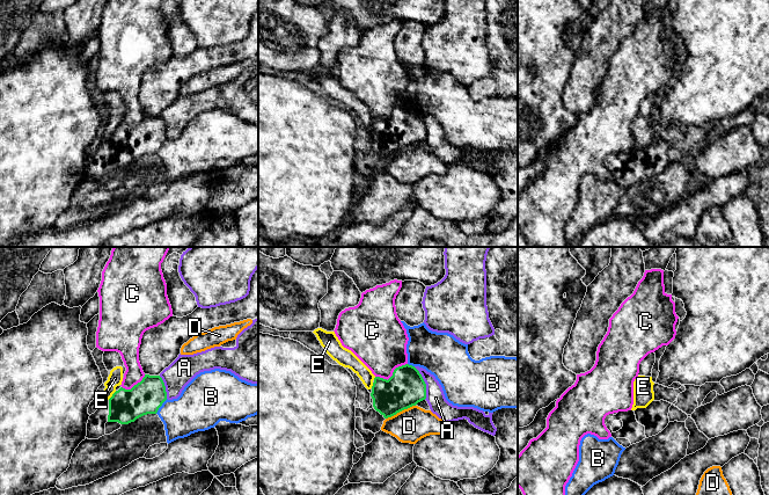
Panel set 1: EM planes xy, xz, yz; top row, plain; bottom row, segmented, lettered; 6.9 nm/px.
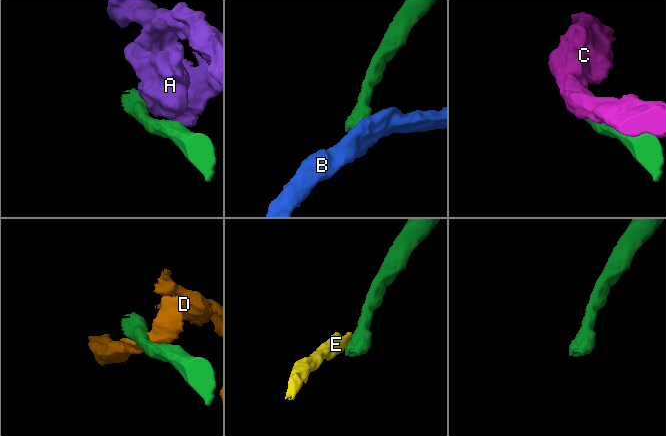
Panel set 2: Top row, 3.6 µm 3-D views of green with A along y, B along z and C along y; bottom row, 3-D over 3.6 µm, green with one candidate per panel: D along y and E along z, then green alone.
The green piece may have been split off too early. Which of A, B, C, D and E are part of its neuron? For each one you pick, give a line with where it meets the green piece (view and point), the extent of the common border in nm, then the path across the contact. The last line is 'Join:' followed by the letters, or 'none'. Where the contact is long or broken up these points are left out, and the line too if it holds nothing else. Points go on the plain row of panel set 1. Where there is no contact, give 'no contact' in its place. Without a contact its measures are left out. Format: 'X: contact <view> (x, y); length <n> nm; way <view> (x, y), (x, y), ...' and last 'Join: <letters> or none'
Join: none

